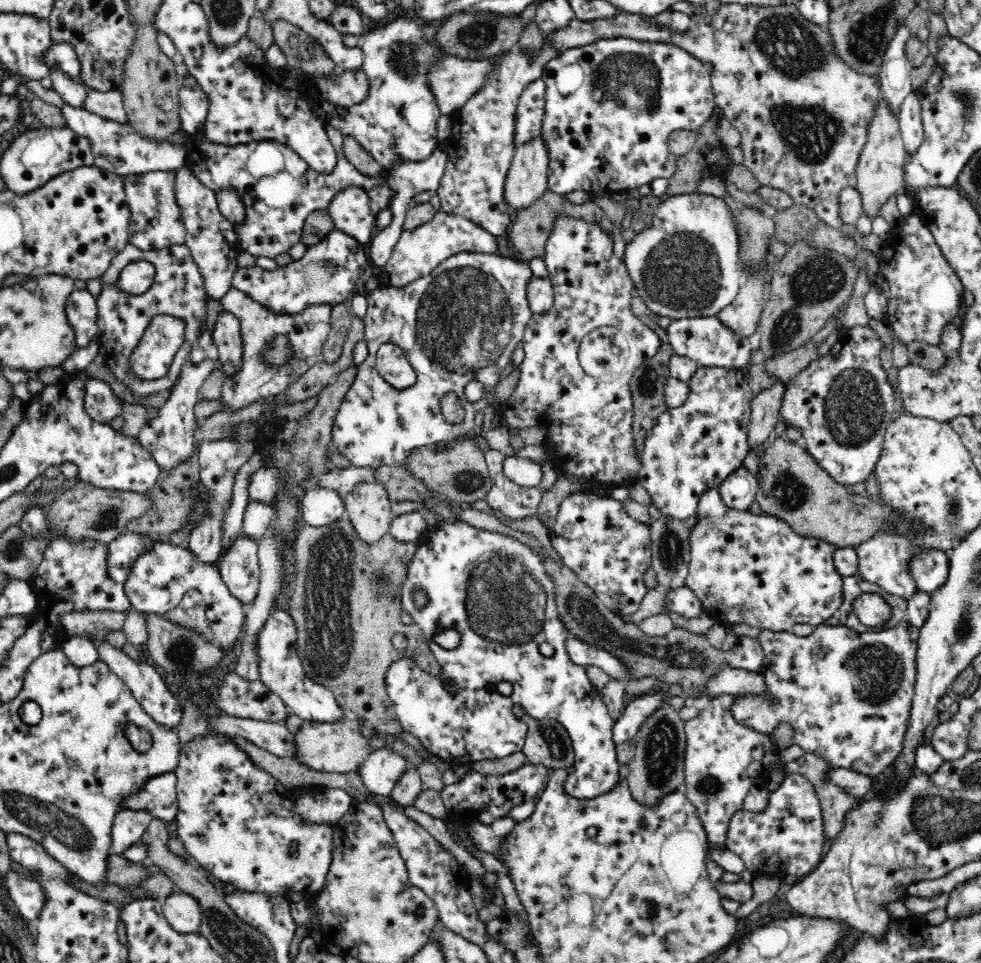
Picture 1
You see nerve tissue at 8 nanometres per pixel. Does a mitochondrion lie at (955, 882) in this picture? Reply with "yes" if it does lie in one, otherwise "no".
no

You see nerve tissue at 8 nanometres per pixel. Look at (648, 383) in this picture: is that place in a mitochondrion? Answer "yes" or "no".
yes

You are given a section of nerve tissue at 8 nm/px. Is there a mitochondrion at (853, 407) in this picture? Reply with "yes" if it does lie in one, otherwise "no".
yes

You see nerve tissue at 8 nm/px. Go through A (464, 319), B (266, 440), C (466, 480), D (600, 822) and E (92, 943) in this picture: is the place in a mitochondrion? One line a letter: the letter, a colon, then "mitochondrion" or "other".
A: mitochondrion
B: other
C: mitochondrion
D: other
E: other

